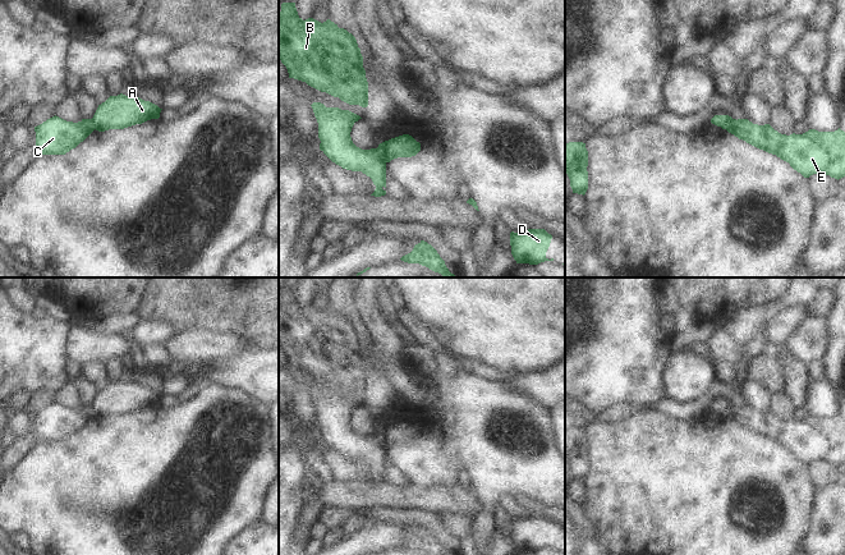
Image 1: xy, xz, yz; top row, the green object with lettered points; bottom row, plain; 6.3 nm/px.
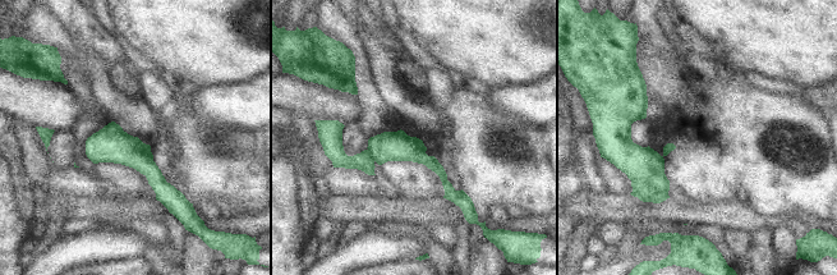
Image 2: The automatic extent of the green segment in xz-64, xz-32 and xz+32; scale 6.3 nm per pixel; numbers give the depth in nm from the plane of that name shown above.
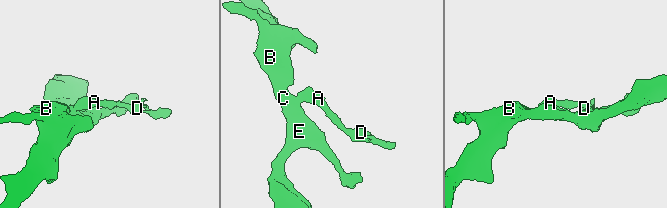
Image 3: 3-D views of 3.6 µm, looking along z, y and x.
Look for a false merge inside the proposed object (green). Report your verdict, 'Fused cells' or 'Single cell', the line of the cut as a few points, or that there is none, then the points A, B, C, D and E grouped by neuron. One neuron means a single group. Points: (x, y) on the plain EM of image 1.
Fused cells. Split along xz (376, 435), (386, 448). Groups: A D / B C E

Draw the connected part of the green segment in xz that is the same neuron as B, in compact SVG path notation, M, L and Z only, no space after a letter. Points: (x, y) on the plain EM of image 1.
M283 289L279 301L279 345L286 353L289 364L306 368L349 391L368 393L368 368L357 326L330 306L323 309L313 304L303 307L295 289Z

